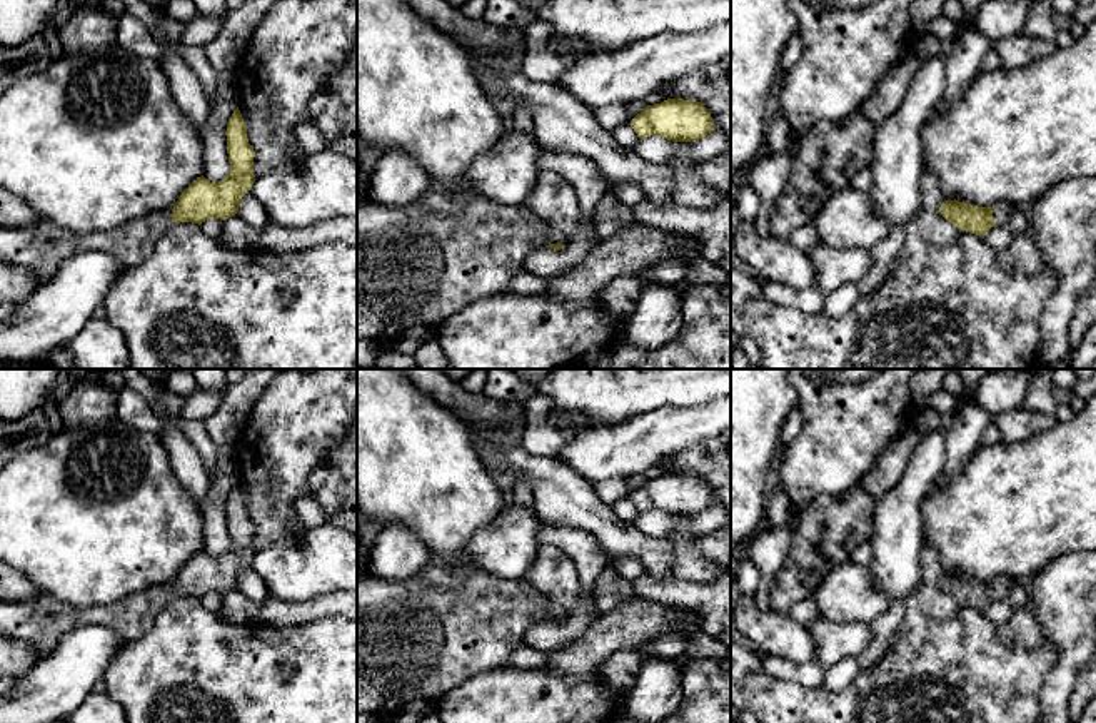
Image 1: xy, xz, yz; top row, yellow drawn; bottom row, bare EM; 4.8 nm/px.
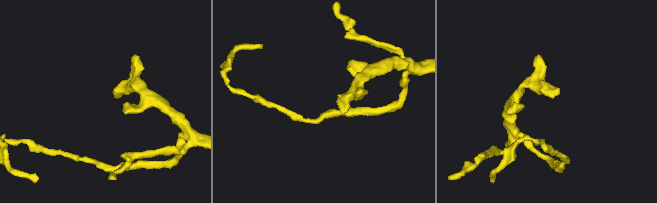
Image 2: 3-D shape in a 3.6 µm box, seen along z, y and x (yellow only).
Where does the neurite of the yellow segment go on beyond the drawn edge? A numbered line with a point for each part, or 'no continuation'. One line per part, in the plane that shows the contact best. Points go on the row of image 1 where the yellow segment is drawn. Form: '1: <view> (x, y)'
1: yz (1003, 212)

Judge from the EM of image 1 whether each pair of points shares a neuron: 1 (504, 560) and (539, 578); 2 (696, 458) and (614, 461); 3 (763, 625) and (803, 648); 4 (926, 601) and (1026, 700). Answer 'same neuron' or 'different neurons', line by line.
1: different neurons
2: different neurons
3: same neuron
4: same neuron

